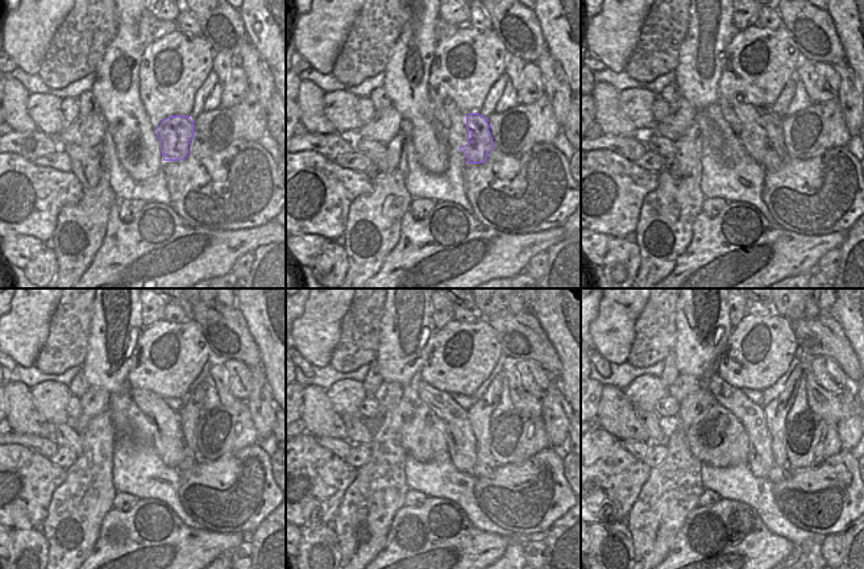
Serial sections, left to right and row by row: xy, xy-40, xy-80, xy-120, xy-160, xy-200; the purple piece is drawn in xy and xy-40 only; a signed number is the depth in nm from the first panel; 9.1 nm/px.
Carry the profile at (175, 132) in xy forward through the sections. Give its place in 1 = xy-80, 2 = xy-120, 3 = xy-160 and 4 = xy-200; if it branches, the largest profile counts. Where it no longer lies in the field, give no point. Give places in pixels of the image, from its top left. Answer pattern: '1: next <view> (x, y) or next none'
1: next xy-80 (777, 156)
2: next xy-120 (191, 457)
3: next xy-160 (481, 469)
4: next xy-200 (776, 474)

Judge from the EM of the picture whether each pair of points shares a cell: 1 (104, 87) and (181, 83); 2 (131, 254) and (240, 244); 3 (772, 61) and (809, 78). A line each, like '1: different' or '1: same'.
1: different
2: same
3: different

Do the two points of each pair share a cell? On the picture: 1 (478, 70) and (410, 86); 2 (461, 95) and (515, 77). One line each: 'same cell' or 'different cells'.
1: different cells
2: different cells

